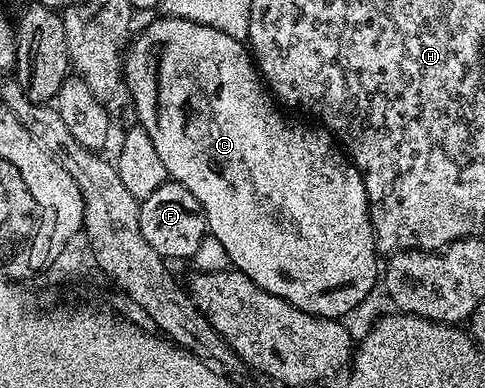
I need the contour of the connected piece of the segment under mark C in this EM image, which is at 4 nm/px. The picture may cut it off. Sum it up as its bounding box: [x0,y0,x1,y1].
[123,16,379,318]

